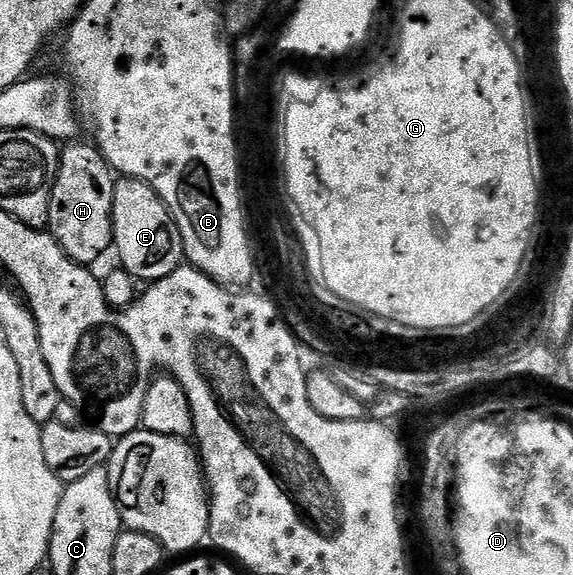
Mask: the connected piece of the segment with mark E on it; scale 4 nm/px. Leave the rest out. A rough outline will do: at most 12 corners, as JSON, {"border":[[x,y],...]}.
{"border":[[150,184],[114,186],[113,243],[134,281],[185,260],[169,207]]}

